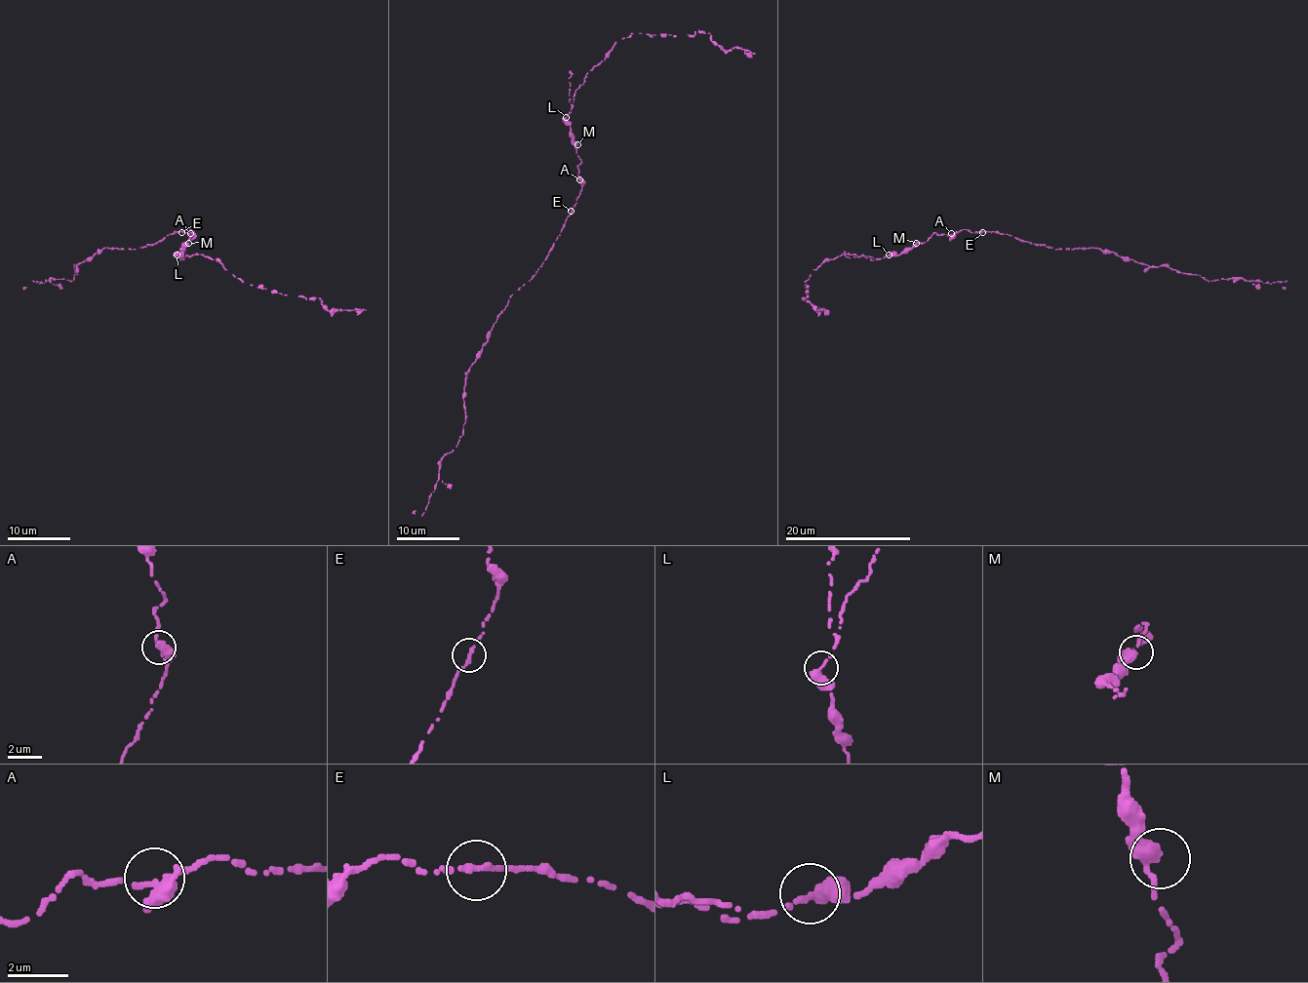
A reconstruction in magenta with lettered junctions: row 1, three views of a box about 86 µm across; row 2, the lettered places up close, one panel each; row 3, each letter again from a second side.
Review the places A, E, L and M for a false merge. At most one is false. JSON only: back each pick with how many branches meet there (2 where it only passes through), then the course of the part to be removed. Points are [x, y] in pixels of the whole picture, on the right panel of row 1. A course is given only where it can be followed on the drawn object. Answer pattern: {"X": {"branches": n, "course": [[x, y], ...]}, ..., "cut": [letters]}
{"cut": []}

